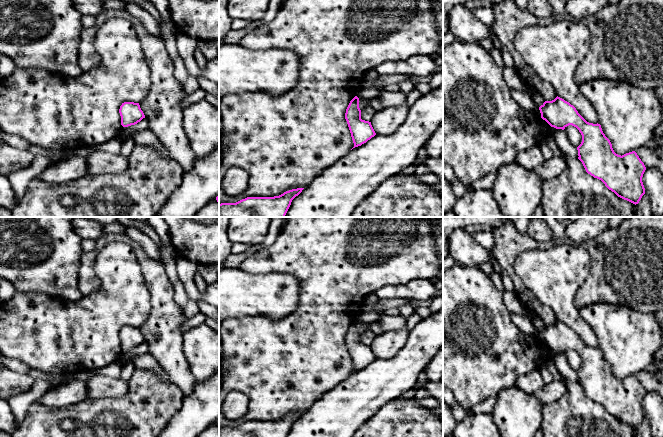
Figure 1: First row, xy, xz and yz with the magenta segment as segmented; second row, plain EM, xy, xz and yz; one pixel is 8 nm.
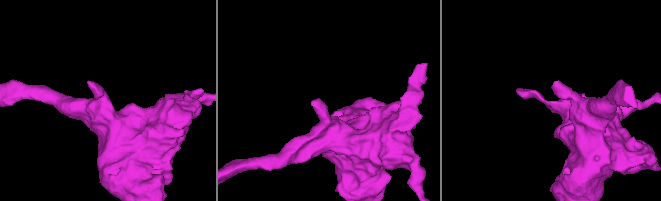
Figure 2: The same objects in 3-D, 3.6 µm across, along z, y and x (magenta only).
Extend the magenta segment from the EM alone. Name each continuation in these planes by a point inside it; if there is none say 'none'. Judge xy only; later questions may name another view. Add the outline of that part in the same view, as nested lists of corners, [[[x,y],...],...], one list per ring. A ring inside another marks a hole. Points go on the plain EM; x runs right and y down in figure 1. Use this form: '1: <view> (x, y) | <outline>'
none

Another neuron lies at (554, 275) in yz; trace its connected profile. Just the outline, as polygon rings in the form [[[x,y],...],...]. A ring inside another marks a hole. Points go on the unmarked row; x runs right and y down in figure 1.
[[[576,244],[536,248],[523,252],[515,260],[517,275],[537,299],[549,306],[557,320],[573,329],[587,346],[597,348],[594,331],[574,304],[575,294],[589,270],[589,254]]]

